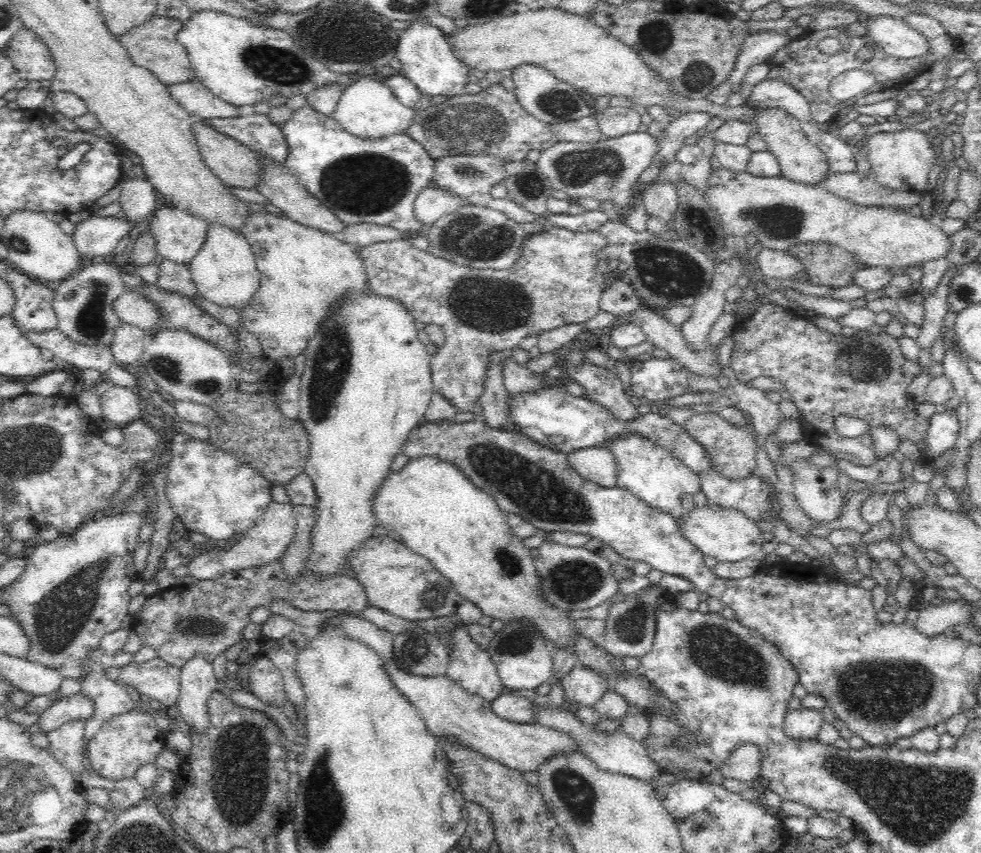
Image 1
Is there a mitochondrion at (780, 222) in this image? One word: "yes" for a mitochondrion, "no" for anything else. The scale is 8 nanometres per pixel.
yes

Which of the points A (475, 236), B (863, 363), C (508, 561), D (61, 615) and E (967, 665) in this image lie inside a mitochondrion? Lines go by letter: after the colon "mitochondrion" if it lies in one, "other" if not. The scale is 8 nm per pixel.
A: mitochondrion
B: mitochondrion
C: mitochondrion
D: mitochondrion
E: other

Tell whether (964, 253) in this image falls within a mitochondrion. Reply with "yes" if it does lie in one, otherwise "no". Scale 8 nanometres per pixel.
no

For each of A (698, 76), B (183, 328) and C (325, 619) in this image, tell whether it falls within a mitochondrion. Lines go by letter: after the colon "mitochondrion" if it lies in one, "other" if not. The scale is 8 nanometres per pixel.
A: mitochondrion
B: other
C: other

